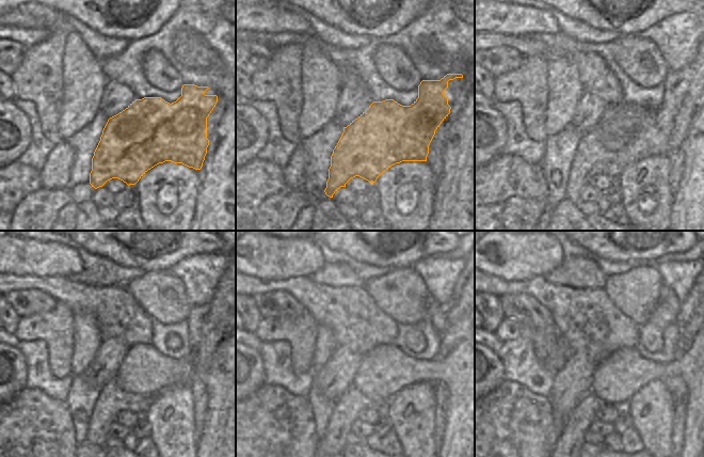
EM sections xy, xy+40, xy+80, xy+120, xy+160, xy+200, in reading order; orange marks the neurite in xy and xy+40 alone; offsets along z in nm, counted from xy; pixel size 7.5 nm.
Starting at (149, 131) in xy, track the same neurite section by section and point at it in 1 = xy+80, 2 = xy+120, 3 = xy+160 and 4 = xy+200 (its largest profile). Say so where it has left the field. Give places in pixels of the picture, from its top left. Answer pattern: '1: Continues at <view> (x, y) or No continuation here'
1: Continues at xy+80 (591, 158)
2: Continues at xy+120 (112, 399)
3: Continues at xy+160 (346, 409)
4: Continues at xy+200 (568, 447).

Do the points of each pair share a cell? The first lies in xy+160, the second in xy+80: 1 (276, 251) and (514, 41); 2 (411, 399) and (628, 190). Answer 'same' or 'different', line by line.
1: different
2: same

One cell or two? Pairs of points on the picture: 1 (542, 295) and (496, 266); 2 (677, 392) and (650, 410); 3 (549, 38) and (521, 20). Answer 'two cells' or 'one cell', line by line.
1: two cells
2: two cells
3: two cells

